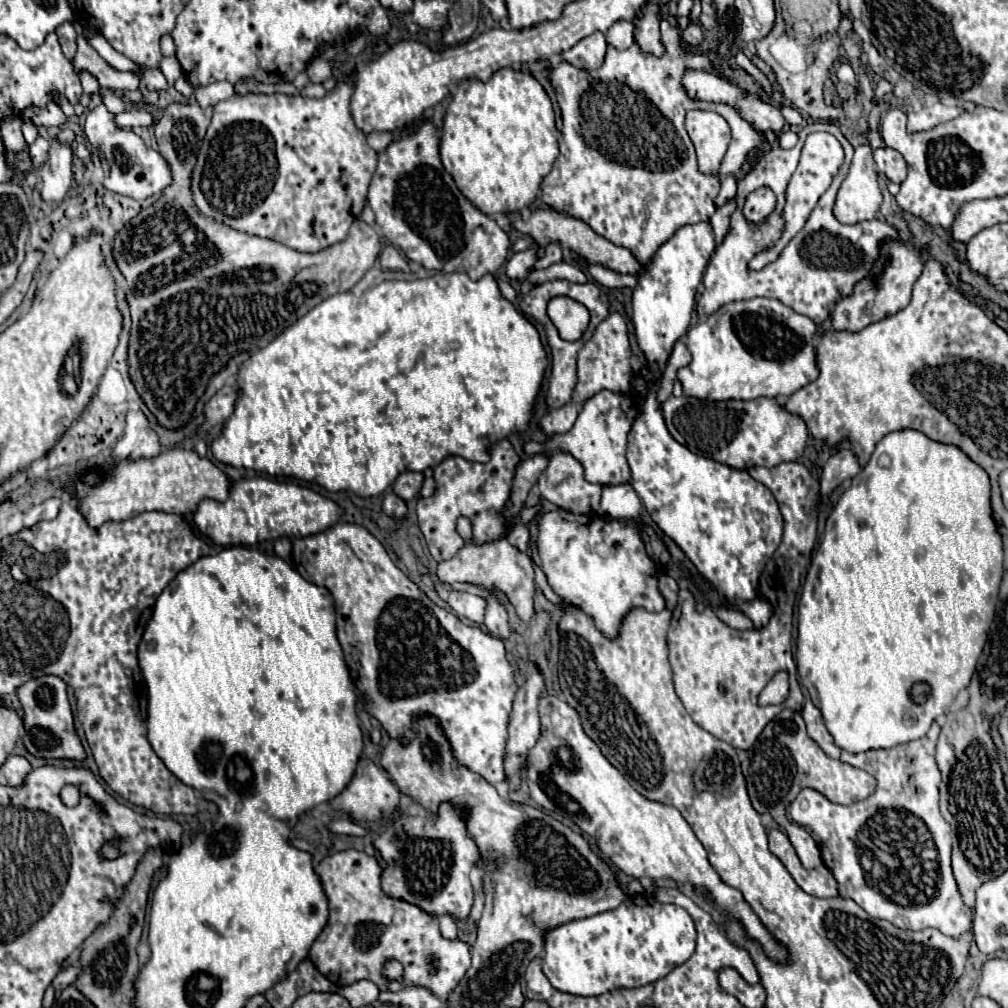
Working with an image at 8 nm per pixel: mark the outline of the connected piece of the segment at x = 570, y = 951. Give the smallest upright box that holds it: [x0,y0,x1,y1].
[543,895,695,995]

